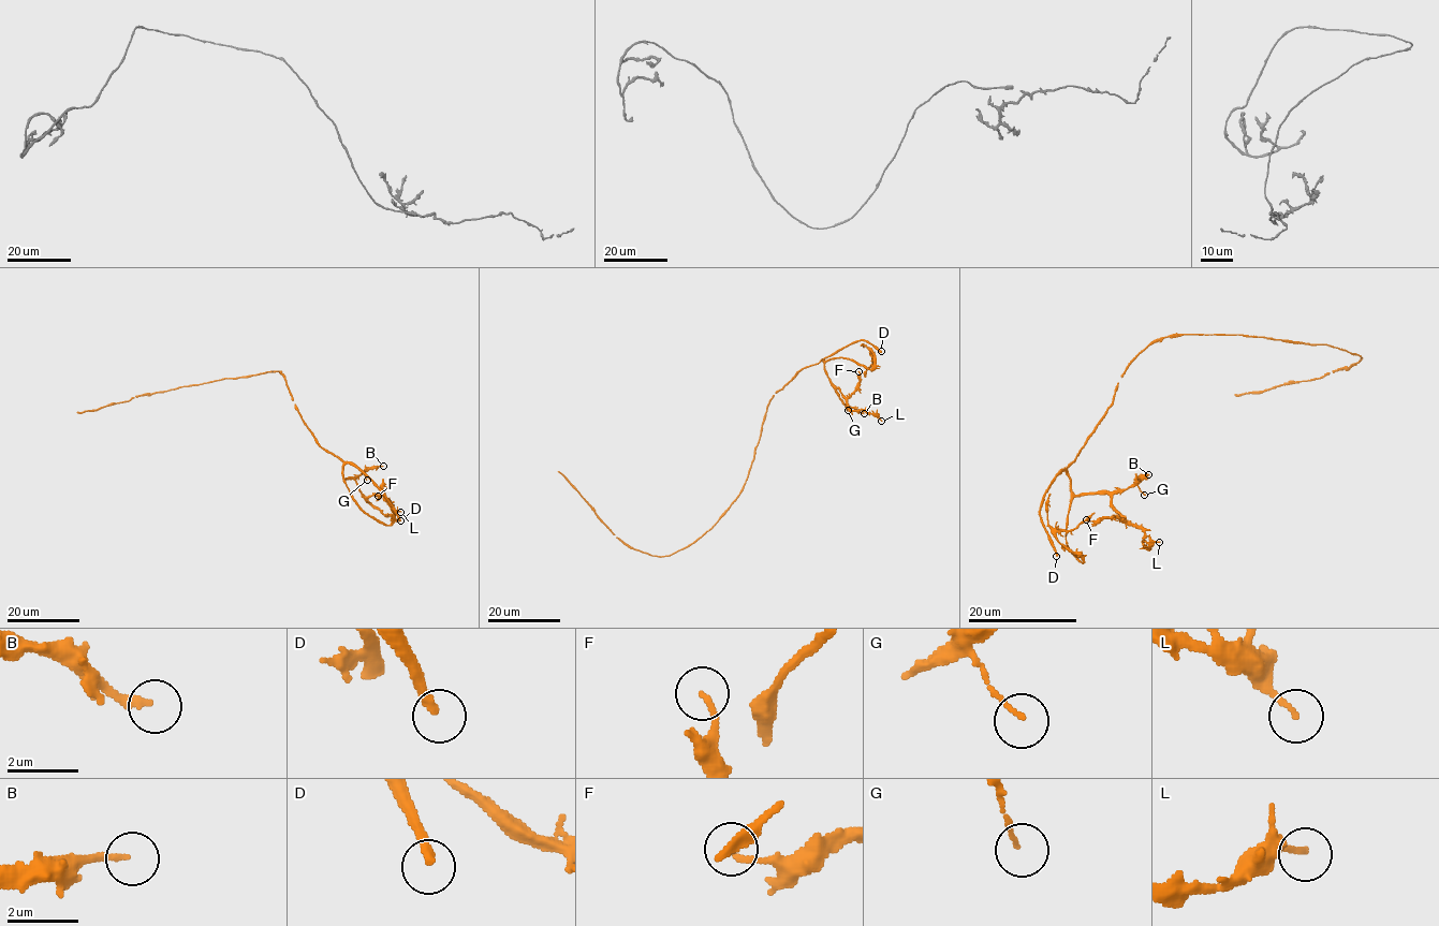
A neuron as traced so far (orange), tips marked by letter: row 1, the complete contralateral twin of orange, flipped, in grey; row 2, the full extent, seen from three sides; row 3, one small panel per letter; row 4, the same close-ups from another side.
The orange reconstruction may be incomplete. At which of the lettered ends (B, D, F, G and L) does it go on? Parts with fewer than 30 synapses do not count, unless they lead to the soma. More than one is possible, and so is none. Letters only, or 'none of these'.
none of these

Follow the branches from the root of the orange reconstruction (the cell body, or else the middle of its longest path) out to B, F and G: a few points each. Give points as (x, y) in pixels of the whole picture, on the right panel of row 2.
B: (1194, 334), (1154, 339), (1131, 363), (1112, 405), (1068, 468), (1070, 489), (1075, 495), (1116, 494), (1148, 474)
F: (1194, 334), (1154, 339), (1131, 363), (1112, 405), (1068, 468), (1075, 495), (1106, 494), (1126, 519), (1086, 519)
G: (1194, 334), (1154, 339), (1131, 363), (1112, 405), (1068, 468), (1075, 495), (1116, 494), (1130, 486), (1144, 495)

